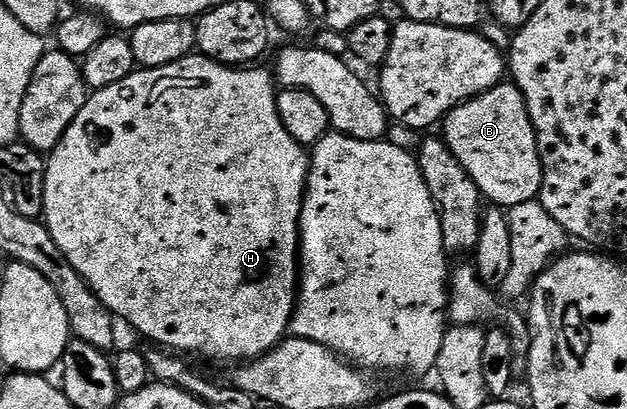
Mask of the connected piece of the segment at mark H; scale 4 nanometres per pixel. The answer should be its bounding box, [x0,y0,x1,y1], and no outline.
[42,52,310,364]

